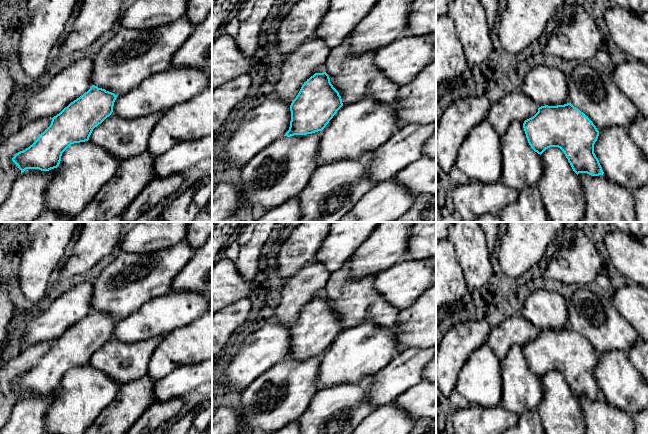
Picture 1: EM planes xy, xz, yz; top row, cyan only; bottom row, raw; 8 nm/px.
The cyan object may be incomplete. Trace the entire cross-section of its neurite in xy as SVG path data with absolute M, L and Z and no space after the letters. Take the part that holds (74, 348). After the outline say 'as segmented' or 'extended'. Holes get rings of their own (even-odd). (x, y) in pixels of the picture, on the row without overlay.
M92 309L87 316L71 326L52 342L50 350L40 358L32 369L14 379L12 385L21 394L21 398L26 393L49 395L57 392L60 388L62 377L71 368L88 365L93 353L112 338L117 320L112 316Z | as segmented

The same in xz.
M315 297L302 309L290 329L291 345L284 360L307 359L322 355L343 330L329 299Z | as segmented

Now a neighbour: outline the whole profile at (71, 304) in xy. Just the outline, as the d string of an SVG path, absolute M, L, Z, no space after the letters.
M93 281L64 287L53 295L51 306L26 324L15 351L42 342L53 342L87 316L92 307Z

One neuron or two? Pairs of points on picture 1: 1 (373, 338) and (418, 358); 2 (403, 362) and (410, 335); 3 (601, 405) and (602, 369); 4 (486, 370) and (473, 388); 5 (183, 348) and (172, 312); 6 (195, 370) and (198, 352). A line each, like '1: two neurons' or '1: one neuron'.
1: two neurons
2: two neurons
3: two neurons
4: one neuron
5: two neurons
6: two neurons

